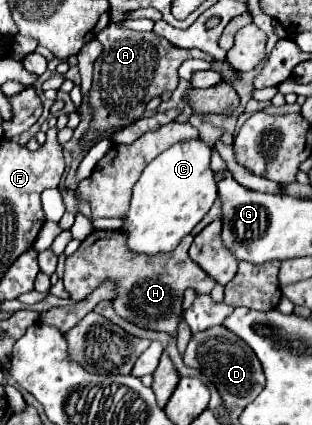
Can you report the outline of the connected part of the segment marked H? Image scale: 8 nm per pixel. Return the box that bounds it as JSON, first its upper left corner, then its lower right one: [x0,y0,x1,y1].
[64,231,216,337]

